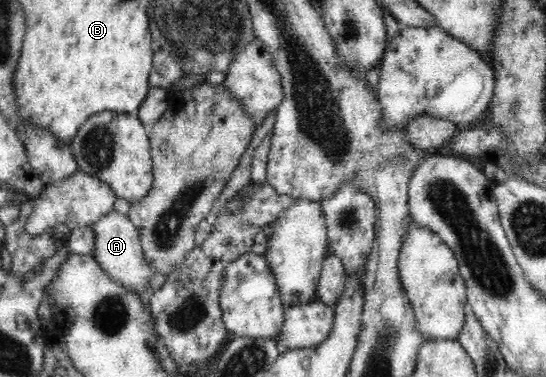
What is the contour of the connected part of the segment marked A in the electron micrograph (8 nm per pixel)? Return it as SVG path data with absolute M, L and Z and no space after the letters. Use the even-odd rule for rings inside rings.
M114 210L99 218L92 227L95 231L94 259L107 276L139 296L149 286L149 280L153 278L153 270L145 261L137 227L130 221L128 215L122 215Z

